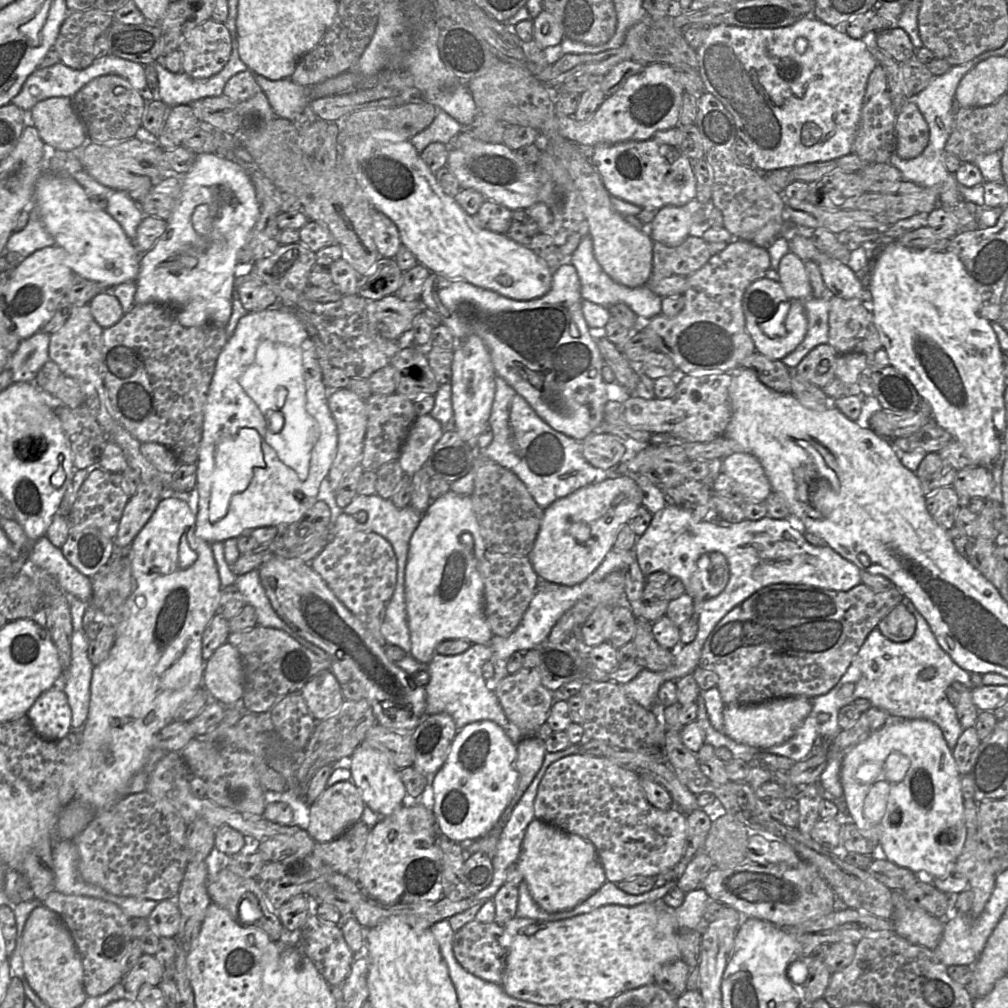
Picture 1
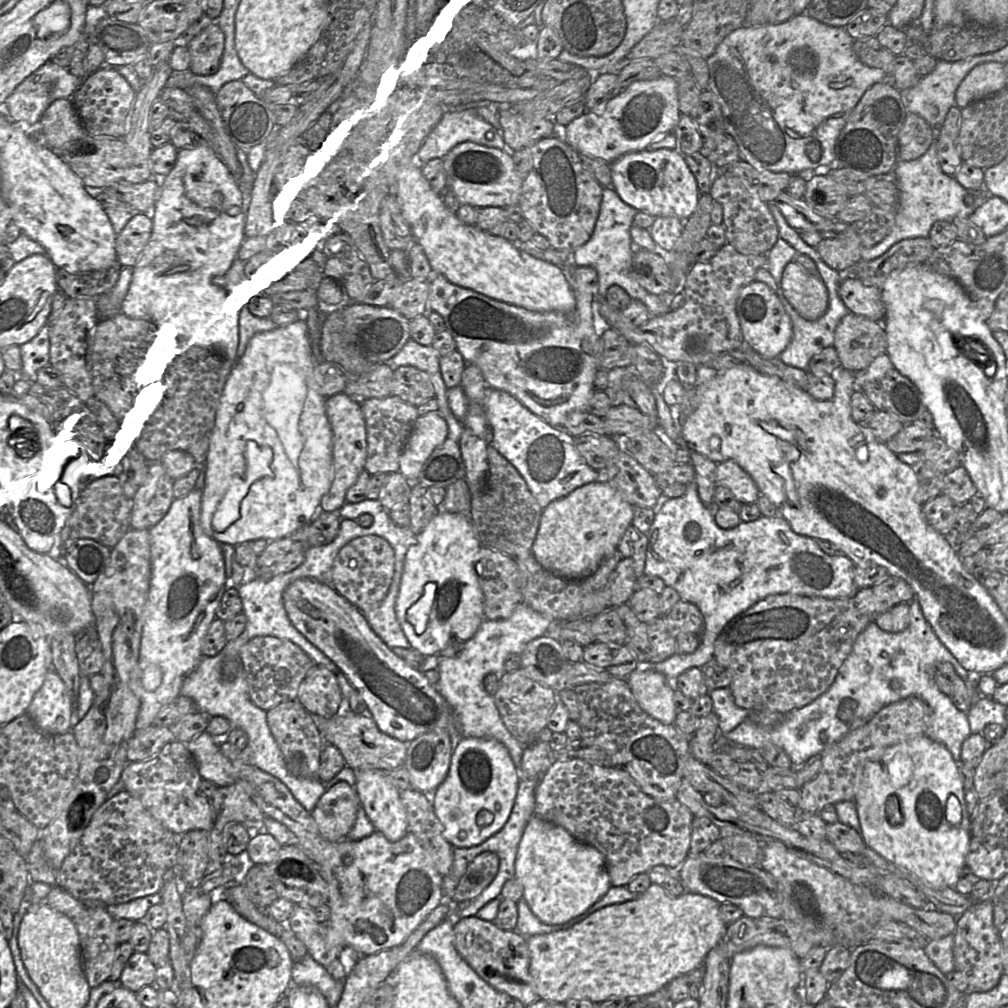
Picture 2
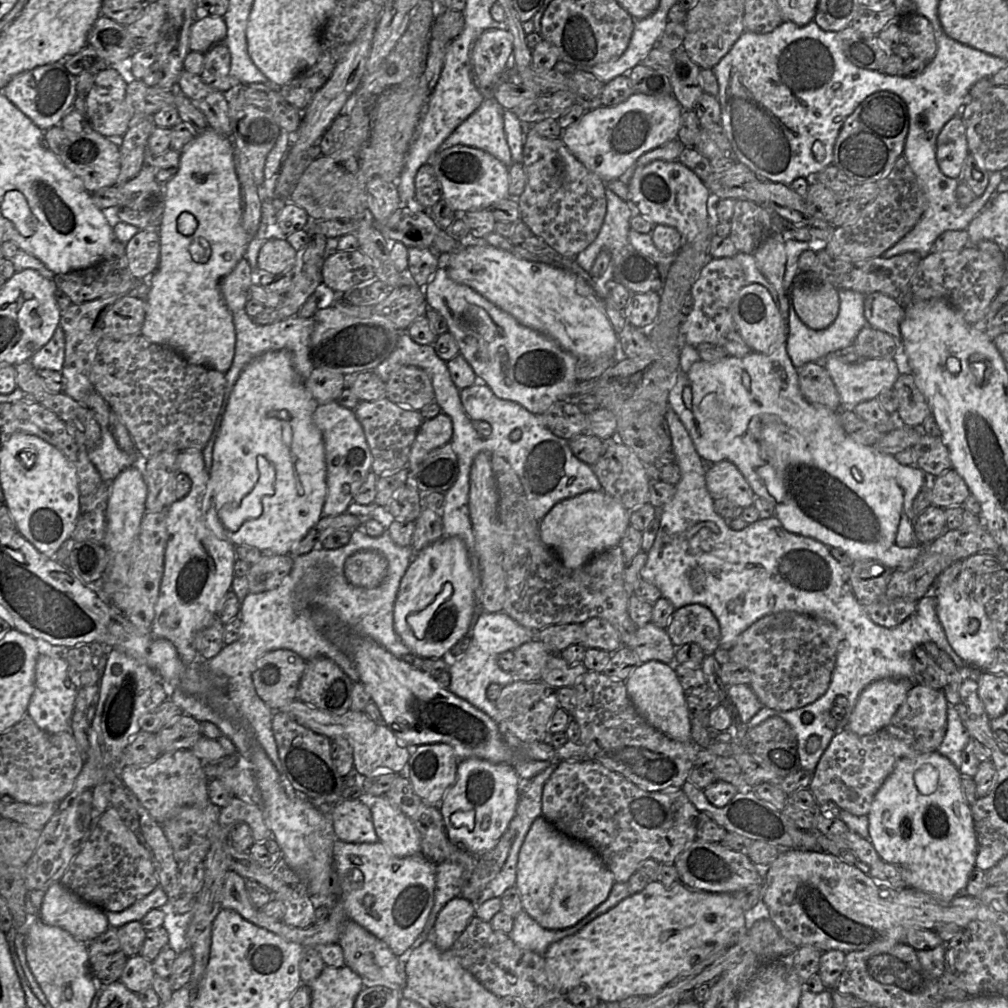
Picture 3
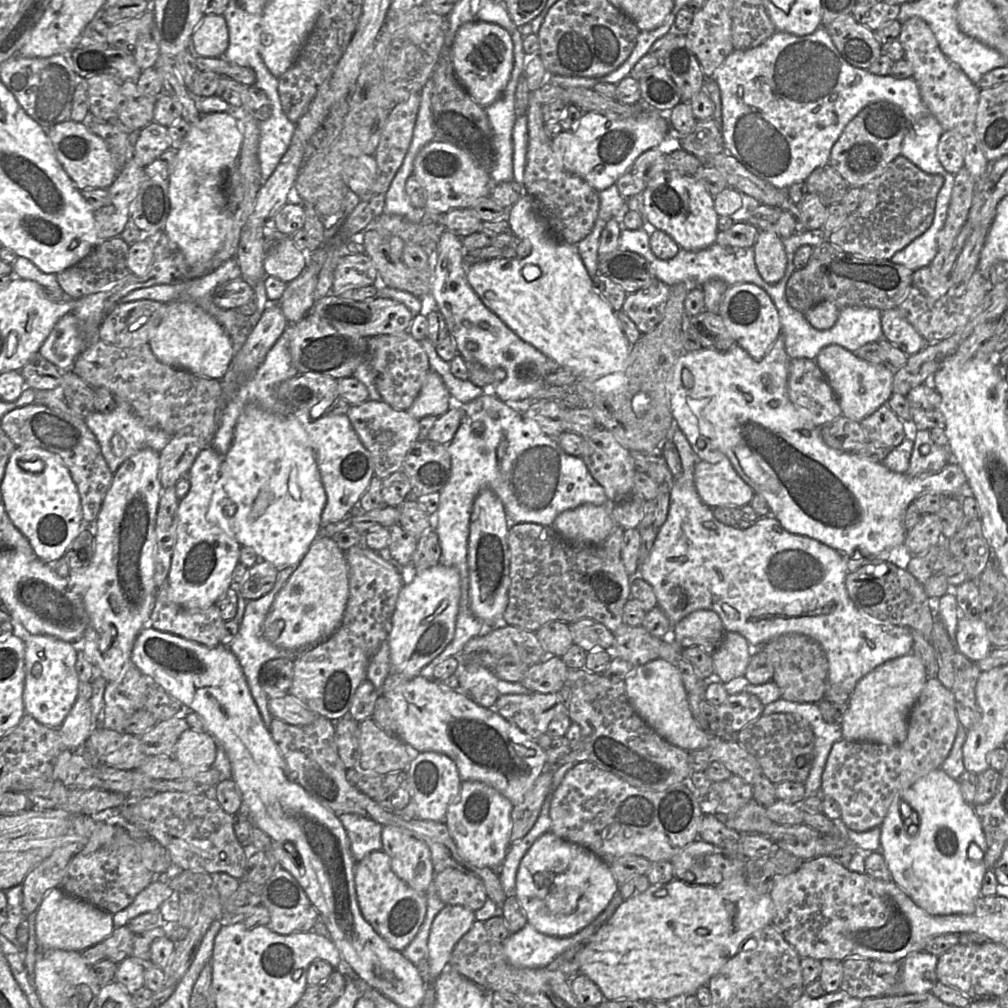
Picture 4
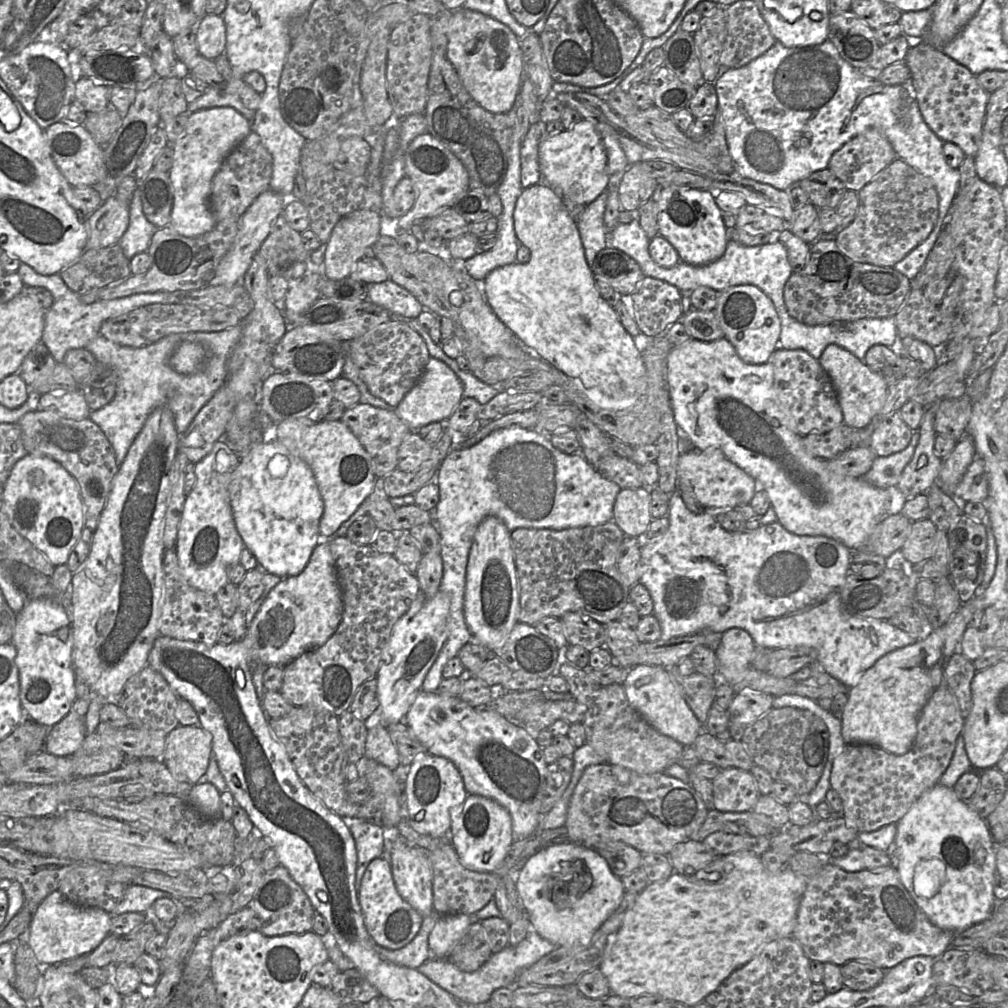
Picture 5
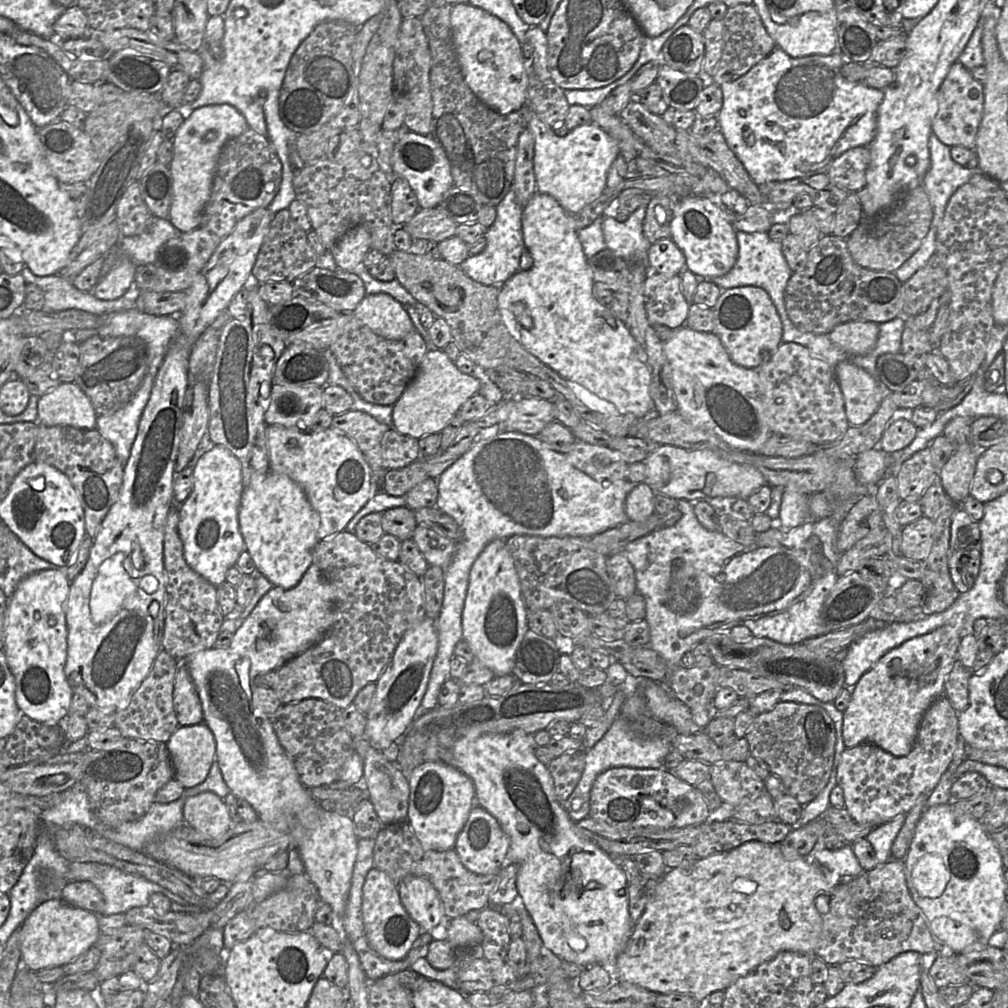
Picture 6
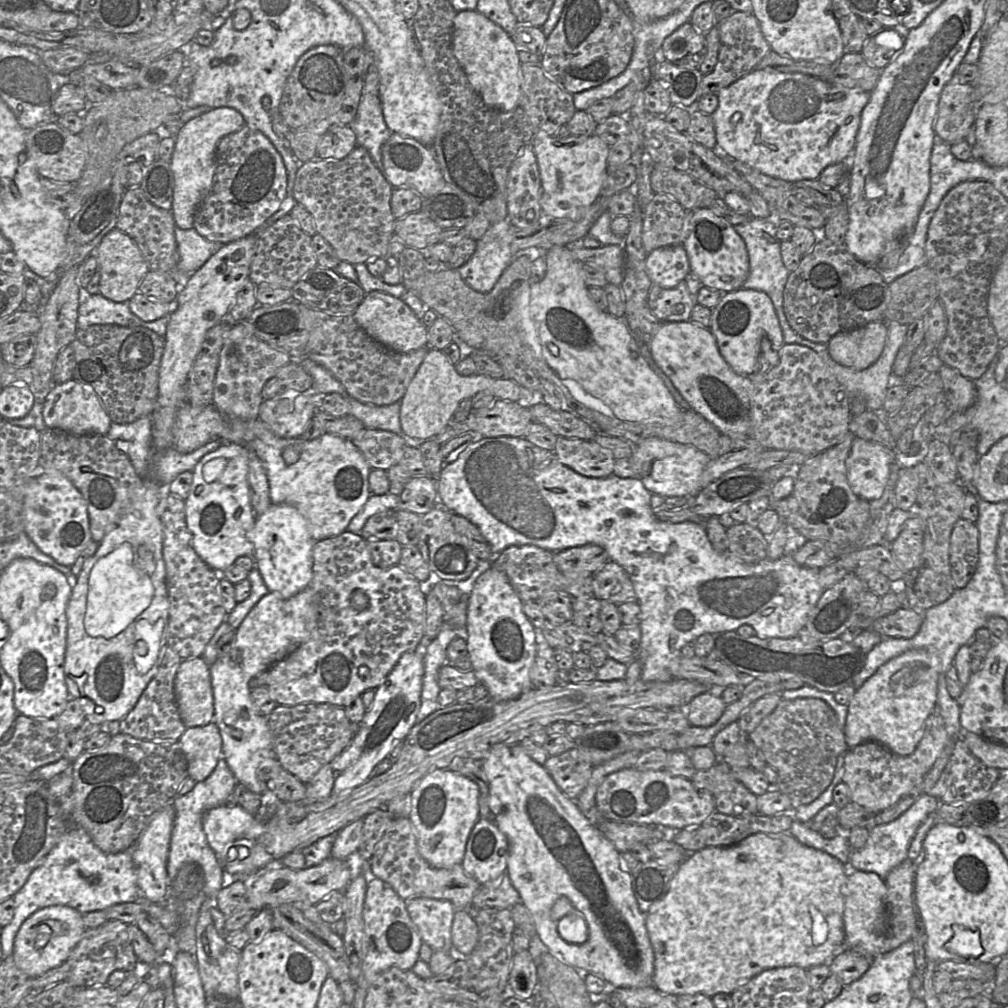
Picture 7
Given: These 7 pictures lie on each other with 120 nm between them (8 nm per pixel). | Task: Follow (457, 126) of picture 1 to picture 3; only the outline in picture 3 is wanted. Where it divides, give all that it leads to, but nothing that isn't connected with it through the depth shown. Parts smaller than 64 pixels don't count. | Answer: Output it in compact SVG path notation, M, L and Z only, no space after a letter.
M486 98L439 146L437 152L463 145L481 149L509 167L511 151L504 130L504 109L494 98Z

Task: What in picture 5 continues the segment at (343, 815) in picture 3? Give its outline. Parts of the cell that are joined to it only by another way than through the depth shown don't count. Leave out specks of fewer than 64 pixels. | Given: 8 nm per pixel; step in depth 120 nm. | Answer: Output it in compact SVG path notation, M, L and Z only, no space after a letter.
M343 819L354 838L357 851L357 866L355 887L358 897L358 889L369 863L383 856L384 839L395 829L384 828L363 819Z

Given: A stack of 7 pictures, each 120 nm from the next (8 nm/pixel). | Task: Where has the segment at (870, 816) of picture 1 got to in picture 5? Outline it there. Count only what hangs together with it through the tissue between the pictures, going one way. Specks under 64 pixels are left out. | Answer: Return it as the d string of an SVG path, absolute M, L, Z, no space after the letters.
M936 783L922 793L896 825L897 832L894 840L895 850L892 856L892 864L897 869L900 880L912 899L934 925L941 929L958 933L991 917L998 902L993 893L994 875L996 871L996 845L994 844L986 821L973 811L967 805L966 801L960 799L953 788Z

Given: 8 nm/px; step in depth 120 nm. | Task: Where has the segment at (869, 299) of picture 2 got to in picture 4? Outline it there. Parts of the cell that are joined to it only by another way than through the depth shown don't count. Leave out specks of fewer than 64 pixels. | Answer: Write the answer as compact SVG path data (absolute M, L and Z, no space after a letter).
M898 308L881 312L881 326L884 337L908 356L917 354L928 344Z

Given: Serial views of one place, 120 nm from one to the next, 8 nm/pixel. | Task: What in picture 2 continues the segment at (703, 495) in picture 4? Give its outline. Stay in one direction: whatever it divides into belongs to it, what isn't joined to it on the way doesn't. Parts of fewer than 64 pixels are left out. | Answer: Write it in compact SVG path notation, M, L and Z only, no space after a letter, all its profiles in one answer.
M733 460L719 463L715 478L716 486L728 488L742 504L756 503L760 496L752 477Z

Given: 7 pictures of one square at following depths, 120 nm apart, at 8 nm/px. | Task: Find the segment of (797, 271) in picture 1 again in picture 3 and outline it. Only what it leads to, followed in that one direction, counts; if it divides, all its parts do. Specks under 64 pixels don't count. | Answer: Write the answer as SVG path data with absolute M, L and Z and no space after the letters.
M801 272L797 275L797 282L794 283L792 288L790 289L790 297L794 306L794 309L797 313L797 316L799 319L809 328L813 330L823 330L827 327L829 327L837 318L838 312L839 312L839 296L838 296L838 290L830 283L828 282L816 282L812 280L799 280L801 276L804 276L805 278L807 275L802 275Z

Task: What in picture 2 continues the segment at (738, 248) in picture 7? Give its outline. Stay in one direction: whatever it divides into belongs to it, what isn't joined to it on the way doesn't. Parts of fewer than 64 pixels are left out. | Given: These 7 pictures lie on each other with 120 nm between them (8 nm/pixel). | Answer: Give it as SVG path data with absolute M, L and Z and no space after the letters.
M676 149L642 150L628 153L610 164L612 188L619 197L637 211L655 218L676 217L686 221L695 211L700 192L695 176Z

